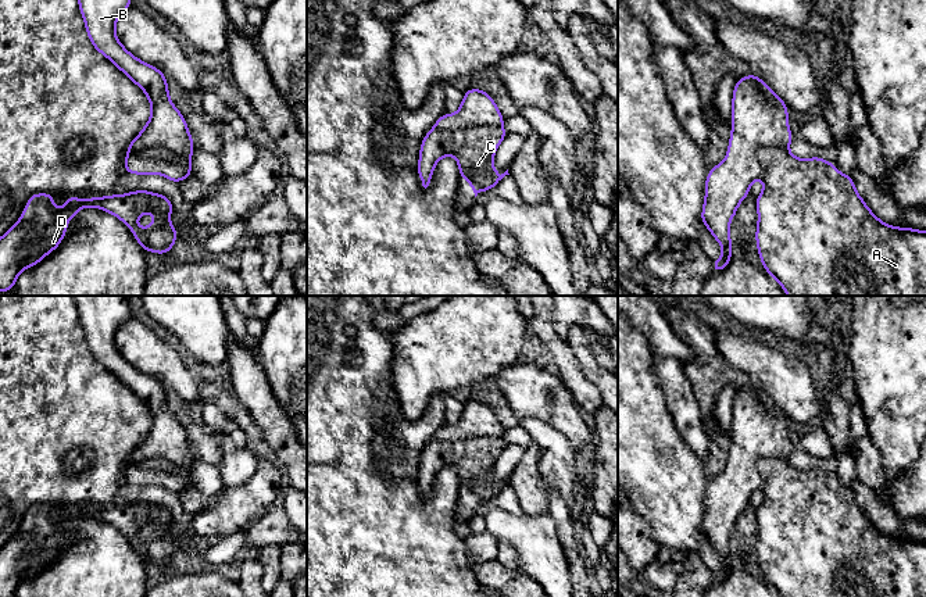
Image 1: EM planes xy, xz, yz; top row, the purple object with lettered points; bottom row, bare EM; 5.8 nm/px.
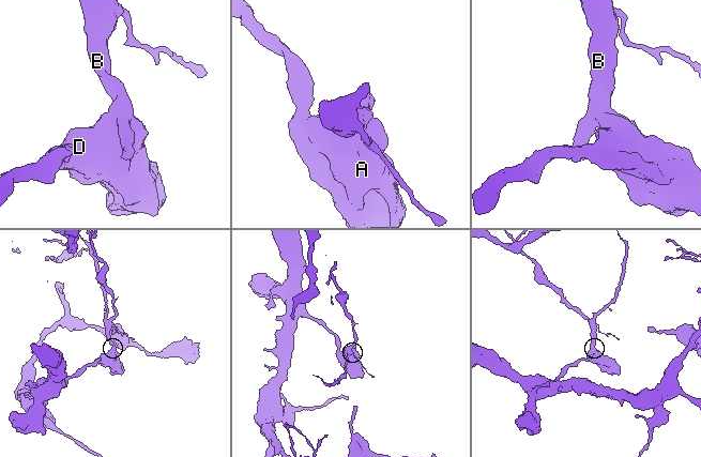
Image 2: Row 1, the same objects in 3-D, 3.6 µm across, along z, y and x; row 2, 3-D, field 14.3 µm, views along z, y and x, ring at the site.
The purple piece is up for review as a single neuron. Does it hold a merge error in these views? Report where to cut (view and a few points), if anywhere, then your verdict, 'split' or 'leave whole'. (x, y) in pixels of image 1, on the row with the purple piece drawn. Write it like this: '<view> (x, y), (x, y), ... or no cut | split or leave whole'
xy (140, 153), (149, 157), (175, 160) | split

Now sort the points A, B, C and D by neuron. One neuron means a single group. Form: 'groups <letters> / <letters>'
groups A C D / B

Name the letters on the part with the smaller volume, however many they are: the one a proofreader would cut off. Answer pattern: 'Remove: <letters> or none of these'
Remove: B

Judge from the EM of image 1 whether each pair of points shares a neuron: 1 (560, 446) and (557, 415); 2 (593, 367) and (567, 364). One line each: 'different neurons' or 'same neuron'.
1: different neurons
2: different neurons

